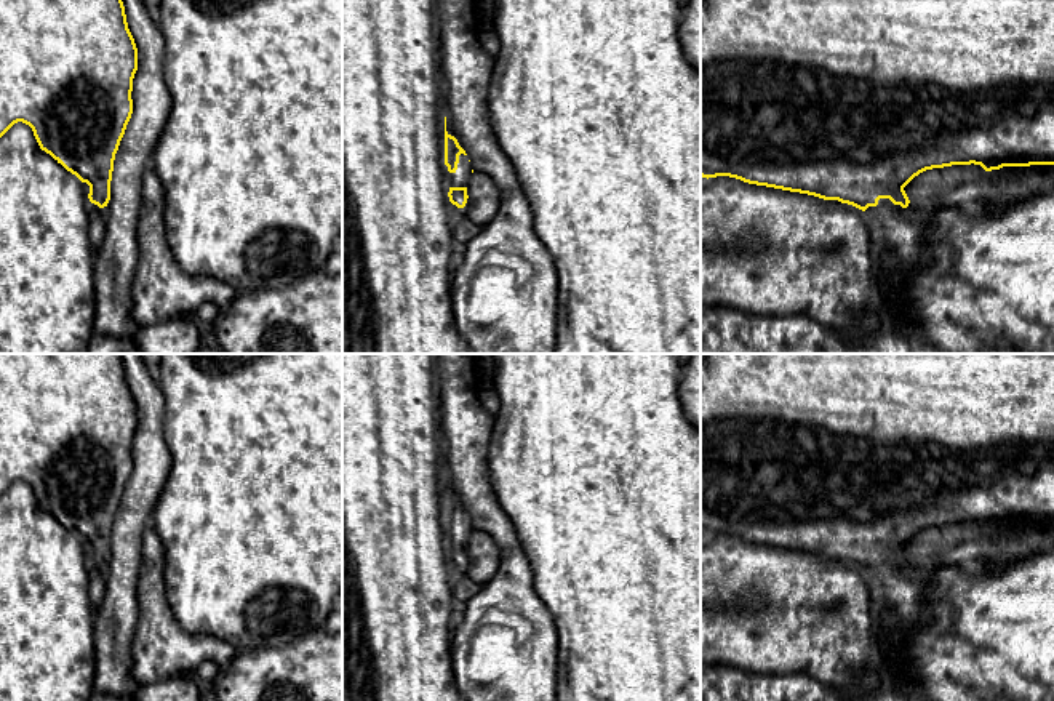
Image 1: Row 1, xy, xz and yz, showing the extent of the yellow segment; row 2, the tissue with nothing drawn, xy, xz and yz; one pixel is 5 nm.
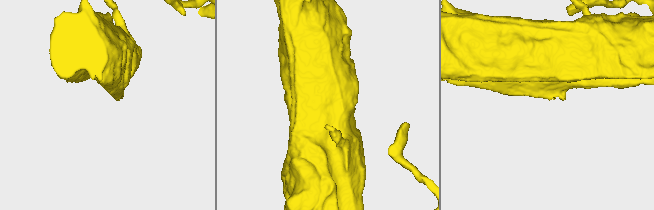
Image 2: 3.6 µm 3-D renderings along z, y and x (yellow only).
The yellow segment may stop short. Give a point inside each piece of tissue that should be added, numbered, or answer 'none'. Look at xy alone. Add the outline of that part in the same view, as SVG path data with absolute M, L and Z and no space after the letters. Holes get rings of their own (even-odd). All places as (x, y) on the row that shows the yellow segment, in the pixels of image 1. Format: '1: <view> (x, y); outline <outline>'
1: xy (96, 221); outline M88 203L88 240L96 254L104 242L107 216L101 213L99 206Z

